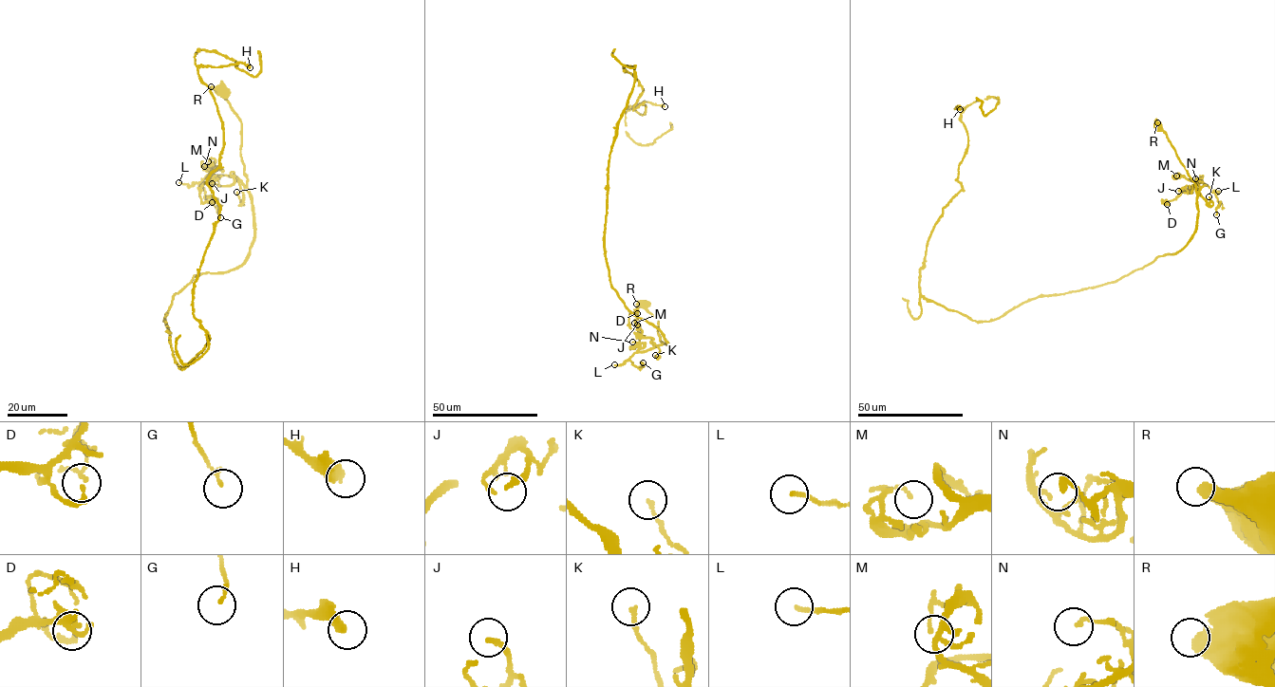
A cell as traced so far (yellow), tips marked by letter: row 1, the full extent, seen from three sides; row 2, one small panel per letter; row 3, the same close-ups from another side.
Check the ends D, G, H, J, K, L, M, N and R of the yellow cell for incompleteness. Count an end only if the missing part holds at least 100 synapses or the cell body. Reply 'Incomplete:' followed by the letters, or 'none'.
Incomplete: none

